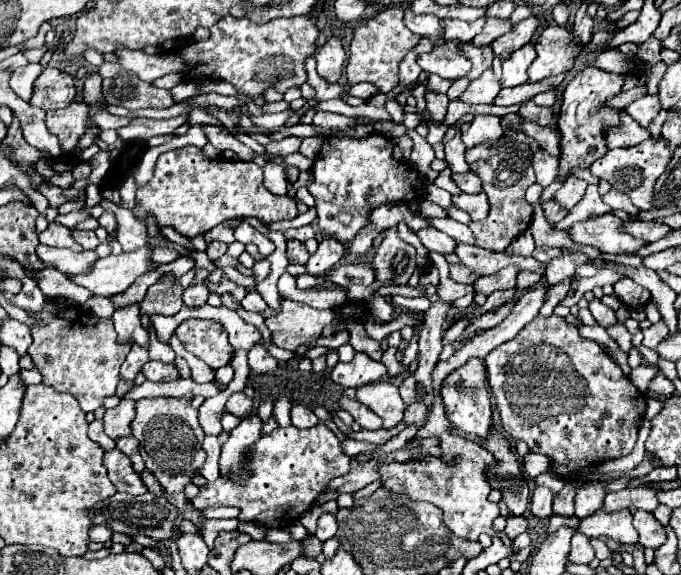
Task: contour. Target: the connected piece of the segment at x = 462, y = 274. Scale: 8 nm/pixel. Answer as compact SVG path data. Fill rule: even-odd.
M462 262L450 264L450 277L458 283L474 283L480 276L472 273Z

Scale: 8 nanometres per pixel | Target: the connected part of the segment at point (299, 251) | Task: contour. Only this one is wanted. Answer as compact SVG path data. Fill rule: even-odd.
M296 239L288 241L288 261L290 261L290 263L294 263L294 265L304 265L304 263L308 261L308 257L310 257L310 253L306 251L304 243L300 243L300 241L296 241Z

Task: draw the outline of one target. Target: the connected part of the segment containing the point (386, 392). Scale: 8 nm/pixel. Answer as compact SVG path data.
M376 381L364 387L358 387L356 393L358 401L364 403L368 409L372 409L382 421L384 429L392 429L402 421L404 403L398 393L398 387L388 381Z

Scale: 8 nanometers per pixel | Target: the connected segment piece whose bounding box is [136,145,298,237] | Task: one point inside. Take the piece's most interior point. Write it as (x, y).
(188, 192)

